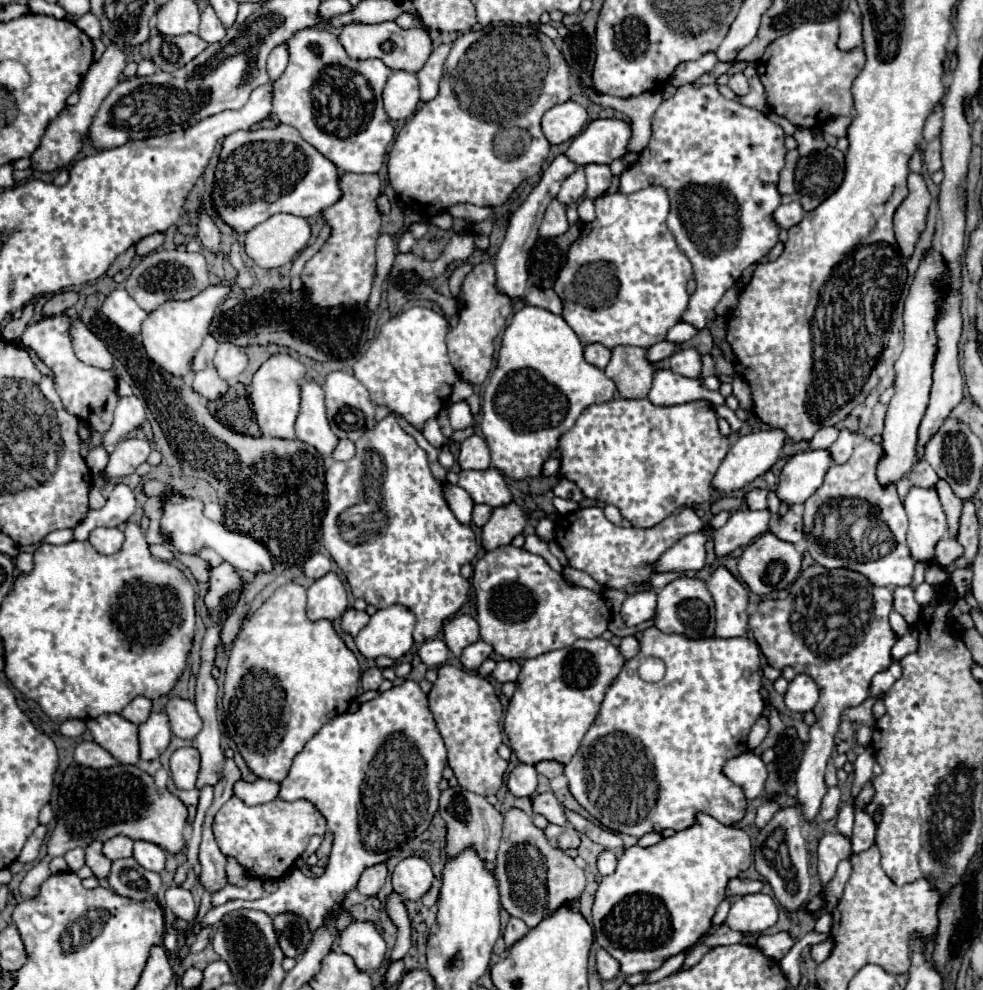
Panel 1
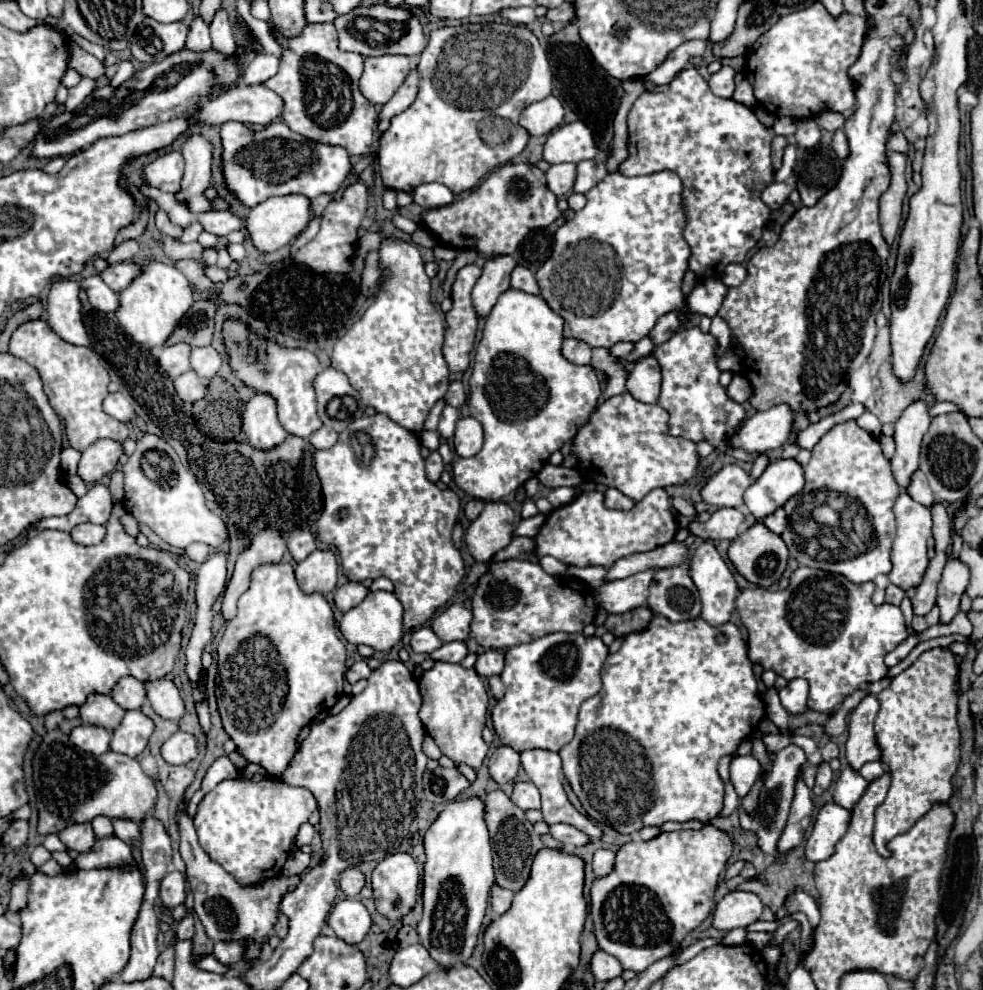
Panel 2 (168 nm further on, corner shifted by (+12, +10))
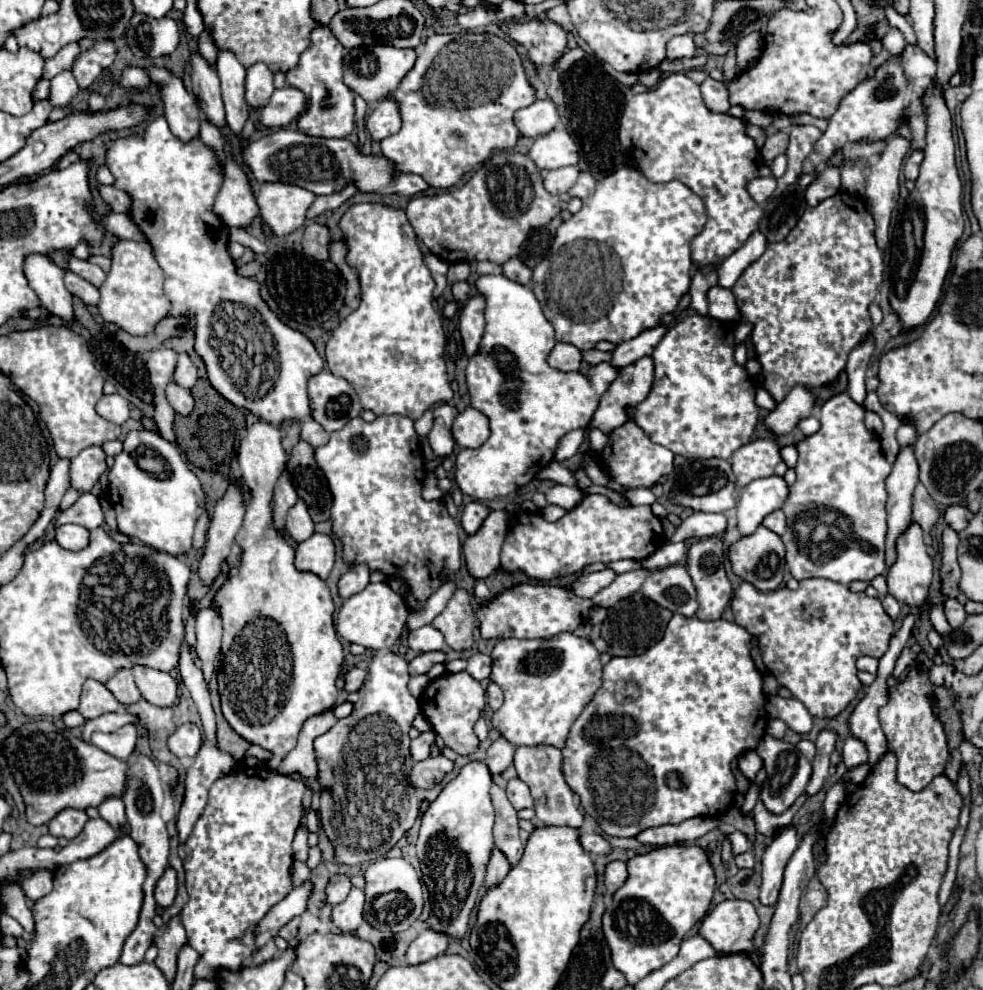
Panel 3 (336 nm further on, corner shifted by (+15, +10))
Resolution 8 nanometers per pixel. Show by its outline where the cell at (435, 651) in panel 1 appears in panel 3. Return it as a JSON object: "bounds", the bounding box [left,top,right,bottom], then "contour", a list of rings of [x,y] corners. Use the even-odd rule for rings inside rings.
{"bounds":[409,624,445,654],"contour":[[[427,624],[427,626],[421,626],[409,634],[409,648],[415,650],[417,654],[445,650],[445,638],[437,628]]]}

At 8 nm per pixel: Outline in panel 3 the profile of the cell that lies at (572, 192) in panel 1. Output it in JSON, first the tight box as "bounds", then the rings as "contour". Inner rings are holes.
{"bounds":[543,166,579,196],"contour":[[[565,166],[565,168],[543,172],[545,190],[555,196],[561,196],[573,186],[573,182],[577,182],[577,176],[579,176],[577,166]]]}

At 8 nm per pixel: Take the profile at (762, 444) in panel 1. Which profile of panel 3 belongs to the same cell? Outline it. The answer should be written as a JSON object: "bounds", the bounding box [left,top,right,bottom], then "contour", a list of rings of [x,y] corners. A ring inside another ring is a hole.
{"bounds":[765,386,817,436],"contour":[[[795,386],[787,398],[783,402],[779,402],[779,406],[765,418],[765,426],[781,436],[787,434],[795,428],[795,424],[803,418],[809,418],[813,414],[813,408],[817,406],[817,398],[813,394],[813,390],[805,388],[805,386]]]}

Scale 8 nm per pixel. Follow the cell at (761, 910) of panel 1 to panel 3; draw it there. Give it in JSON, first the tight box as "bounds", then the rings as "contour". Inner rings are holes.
{"bounds":[701,900,759,954],"contour":[[[723,900],[701,922],[703,936],[717,954],[751,954],[755,952],[753,936],[759,928],[759,916],[747,900]]]}

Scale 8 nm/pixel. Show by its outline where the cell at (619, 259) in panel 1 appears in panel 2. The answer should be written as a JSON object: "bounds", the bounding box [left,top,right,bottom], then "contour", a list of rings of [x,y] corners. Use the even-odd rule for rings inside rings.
{"bounds":[536,170,690,348],"contour":[[[662,170],[634,178],[614,172],[584,194],[588,200],[586,206],[558,228],[554,252],[536,272],[540,296],[566,320],[564,338],[584,340],[592,348],[610,348],[622,340],[638,342],[650,334],[662,314],[678,310],[684,304],[686,296],[682,294],[680,284],[688,268],[690,246],[682,238],[684,212],[680,210],[680,190],[680,178],[670,170]]]}

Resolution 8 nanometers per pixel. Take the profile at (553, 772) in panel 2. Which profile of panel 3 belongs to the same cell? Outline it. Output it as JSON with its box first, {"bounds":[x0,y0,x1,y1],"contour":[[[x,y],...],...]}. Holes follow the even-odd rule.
{"bounds":[515,746,583,826],"contour":[[[517,746],[515,750],[515,768],[519,778],[529,786],[531,796],[535,800],[535,812],[537,820],[547,826],[583,826],[583,814],[575,806],[573,792],[567,786],[563,774],[561,774],[561,750],[555,746]]]}

